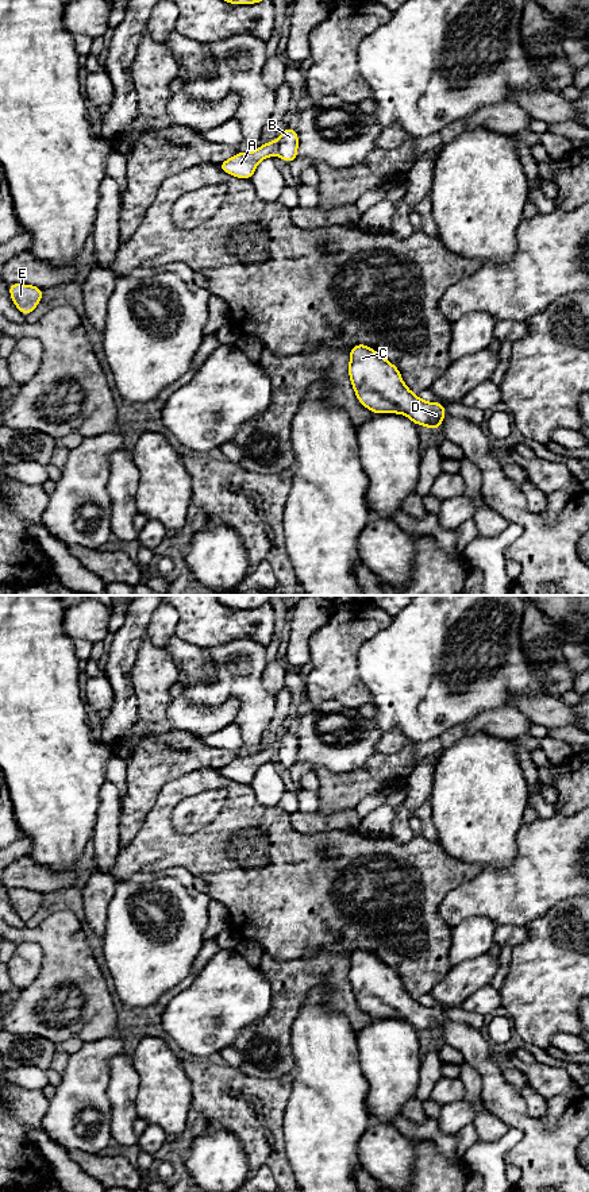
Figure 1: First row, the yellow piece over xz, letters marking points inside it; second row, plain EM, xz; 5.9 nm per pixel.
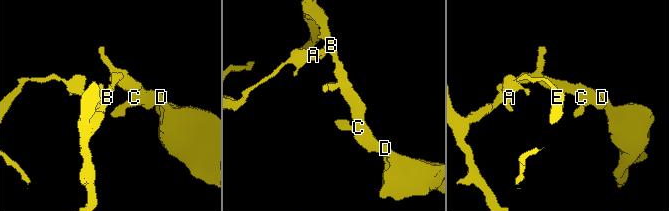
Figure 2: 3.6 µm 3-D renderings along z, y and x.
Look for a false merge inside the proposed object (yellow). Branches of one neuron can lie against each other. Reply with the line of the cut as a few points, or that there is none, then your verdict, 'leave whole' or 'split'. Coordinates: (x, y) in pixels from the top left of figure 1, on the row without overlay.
xz (274, 747), (277, 756) | split

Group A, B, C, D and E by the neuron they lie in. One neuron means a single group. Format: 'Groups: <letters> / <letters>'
Groups: A E / B C D

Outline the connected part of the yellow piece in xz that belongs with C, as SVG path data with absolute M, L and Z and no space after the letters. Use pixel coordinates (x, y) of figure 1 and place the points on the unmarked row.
M365 949L350 954L349 980L358 1006L372 1018L405 1019L416 1030L439 1034L446 1021L440 1007L426 1007L403 987L399 973Z

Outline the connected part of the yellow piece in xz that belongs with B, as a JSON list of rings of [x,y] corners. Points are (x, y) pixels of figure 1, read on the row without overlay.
[[[288,732],[277,742],[277,759],[282,765],[290,768],[297,763],[299,741],[297,736]]]

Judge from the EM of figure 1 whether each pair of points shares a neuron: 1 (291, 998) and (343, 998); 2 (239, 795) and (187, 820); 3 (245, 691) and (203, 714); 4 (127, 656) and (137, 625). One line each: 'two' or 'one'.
1: one
2: two
3: two
4: one

